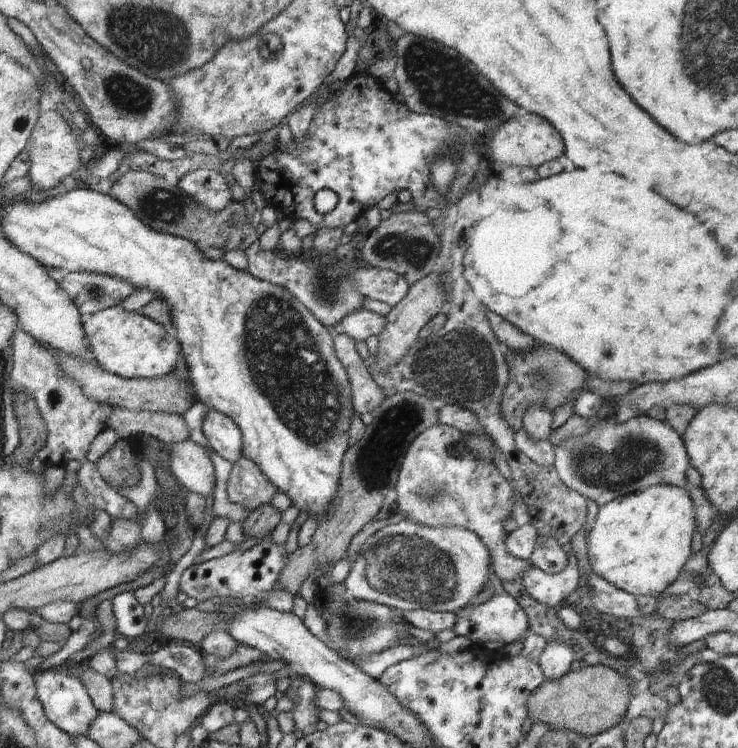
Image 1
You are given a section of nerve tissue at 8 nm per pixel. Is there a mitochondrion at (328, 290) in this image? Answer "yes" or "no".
yes

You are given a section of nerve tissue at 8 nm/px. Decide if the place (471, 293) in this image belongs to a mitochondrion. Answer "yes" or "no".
no

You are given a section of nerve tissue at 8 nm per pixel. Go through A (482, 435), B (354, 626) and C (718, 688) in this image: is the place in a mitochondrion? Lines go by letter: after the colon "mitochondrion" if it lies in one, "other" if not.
A: other
B: mitochondrion
C: mitochondrion

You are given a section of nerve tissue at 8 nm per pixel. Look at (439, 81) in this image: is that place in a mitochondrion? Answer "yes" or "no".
yes

